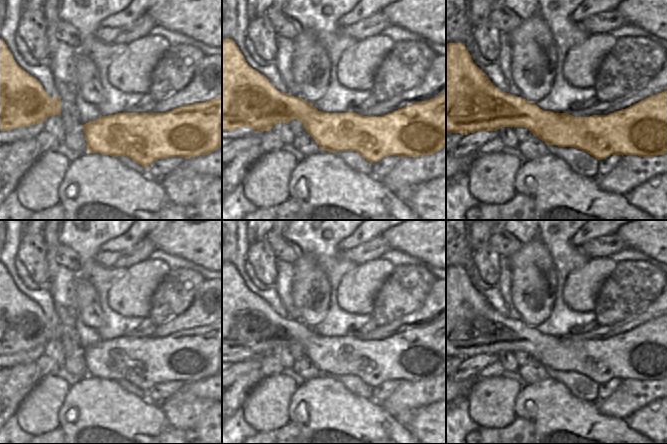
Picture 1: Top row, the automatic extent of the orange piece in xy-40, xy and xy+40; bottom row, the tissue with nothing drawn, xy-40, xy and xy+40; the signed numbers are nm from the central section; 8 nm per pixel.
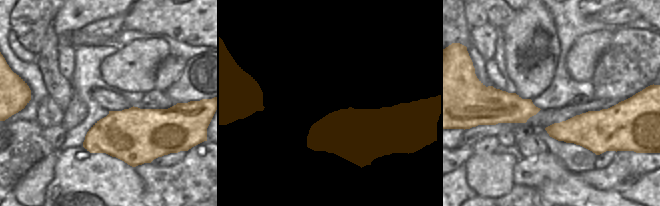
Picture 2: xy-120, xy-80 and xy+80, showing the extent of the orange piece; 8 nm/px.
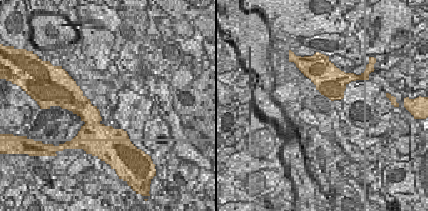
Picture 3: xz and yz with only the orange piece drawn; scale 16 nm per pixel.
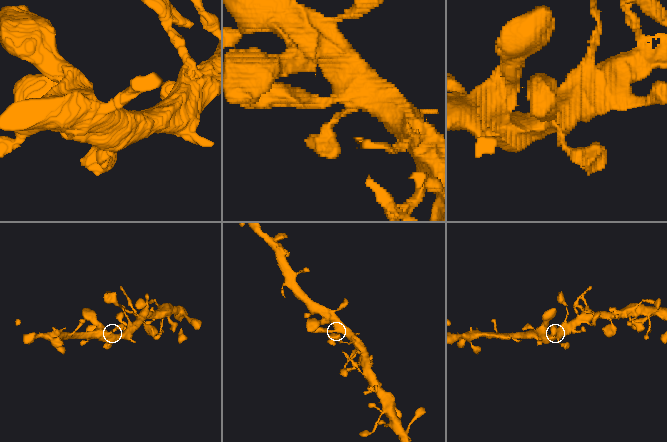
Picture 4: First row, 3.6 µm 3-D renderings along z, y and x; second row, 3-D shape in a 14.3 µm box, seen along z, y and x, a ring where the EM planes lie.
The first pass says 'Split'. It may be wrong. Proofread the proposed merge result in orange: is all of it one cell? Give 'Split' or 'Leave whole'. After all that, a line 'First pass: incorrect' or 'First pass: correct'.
Leave whole
First pass: incorrect

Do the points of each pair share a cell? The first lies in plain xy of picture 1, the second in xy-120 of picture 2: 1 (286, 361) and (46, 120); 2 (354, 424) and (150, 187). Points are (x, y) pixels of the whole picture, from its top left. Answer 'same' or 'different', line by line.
1: same
2: different

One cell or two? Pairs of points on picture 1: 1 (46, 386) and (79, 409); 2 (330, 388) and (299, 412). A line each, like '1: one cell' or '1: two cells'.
1: two cells
2: one cell

